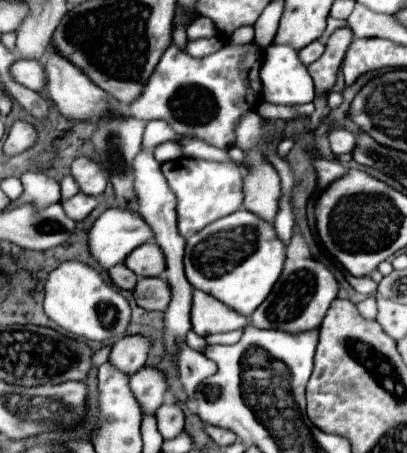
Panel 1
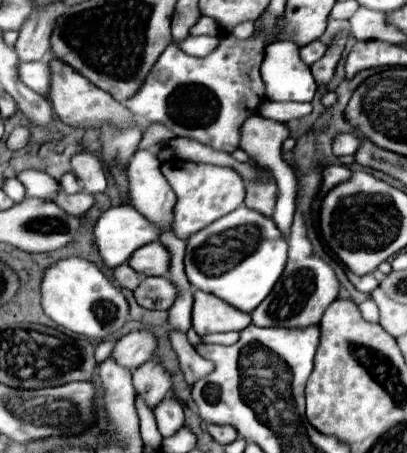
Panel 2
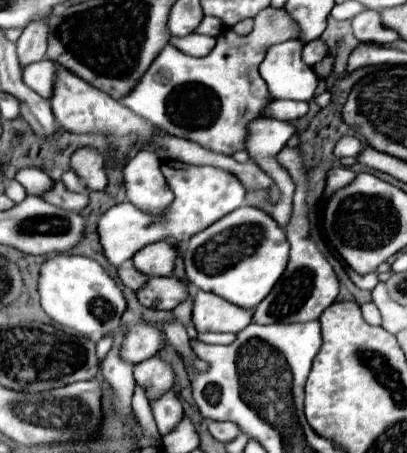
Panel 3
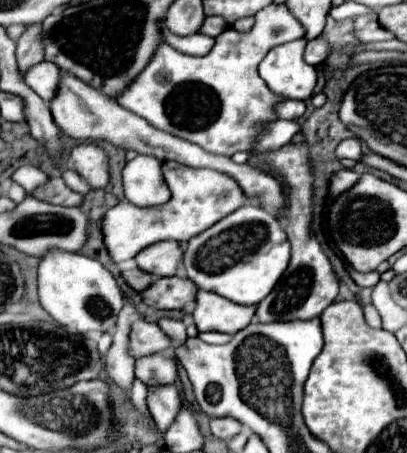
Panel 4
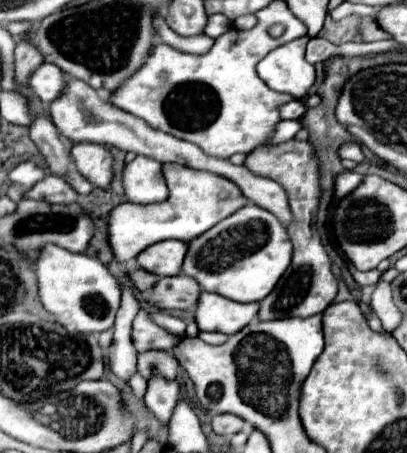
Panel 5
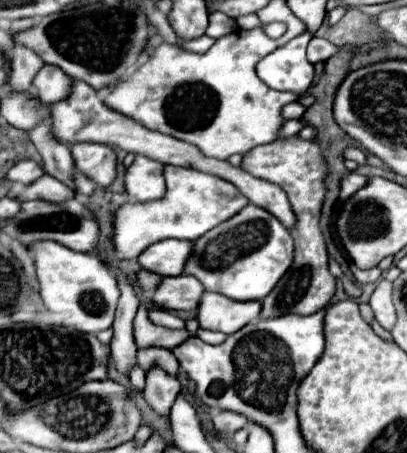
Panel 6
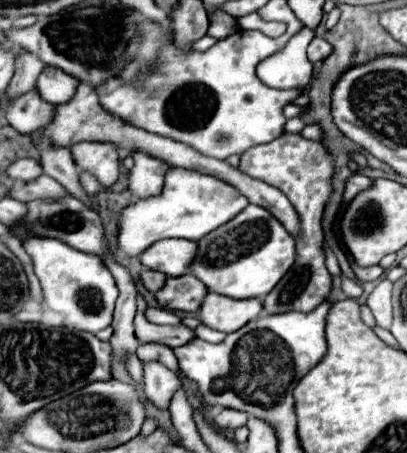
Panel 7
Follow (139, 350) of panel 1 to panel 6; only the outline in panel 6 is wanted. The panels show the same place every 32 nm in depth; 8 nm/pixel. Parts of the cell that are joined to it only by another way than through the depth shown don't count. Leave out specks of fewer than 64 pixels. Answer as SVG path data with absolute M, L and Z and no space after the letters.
M140 304L138 314L134 318L134 338L136 338L138 348L144 348L144 346L164 346L164 348L172 350L178 344L186 342L190 338L190 332L186 328L182 328L182 330L170 330L170 328L152 324L148 320L146 306Z

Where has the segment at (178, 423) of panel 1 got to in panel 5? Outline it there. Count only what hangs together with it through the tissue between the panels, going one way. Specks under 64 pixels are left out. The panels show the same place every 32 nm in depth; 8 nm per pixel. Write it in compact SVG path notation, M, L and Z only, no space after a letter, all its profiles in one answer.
M152 374L148 378L144 402L162 424L170 422L170 416L178 398L180 398L180 384L176 380L168 380L160 374Z

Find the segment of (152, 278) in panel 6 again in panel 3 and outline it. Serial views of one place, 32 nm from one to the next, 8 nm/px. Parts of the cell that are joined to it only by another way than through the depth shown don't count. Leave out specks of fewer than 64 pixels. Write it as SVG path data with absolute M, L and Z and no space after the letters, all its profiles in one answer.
M120 268L120 270L118 270L118 276L120 276L120 280L122 280L130 290L134 290L134 292L140 290L140 288L150 280L150 276L138 272L136 268Z

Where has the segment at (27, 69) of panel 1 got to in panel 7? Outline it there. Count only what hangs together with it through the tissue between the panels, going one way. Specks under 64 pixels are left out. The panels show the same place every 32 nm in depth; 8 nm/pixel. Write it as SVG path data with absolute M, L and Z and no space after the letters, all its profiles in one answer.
M46 66L44 72L40 74L36 90L40 92L40 96L44 96L44 100L52 104L64 104L72 100L78 86L80 86L78 78L62 72L60 68Z

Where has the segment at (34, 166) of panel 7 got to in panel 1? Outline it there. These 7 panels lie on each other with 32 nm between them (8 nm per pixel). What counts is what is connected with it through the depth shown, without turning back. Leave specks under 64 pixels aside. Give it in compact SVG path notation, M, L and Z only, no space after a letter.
M40 170L24 172L20 176L20 182L24 186L24 194L20 200L12 202L10 208L14 208L14 204L24 204L24 202L34 202L38 208L44 208L60 200L60 184L46 172Z

